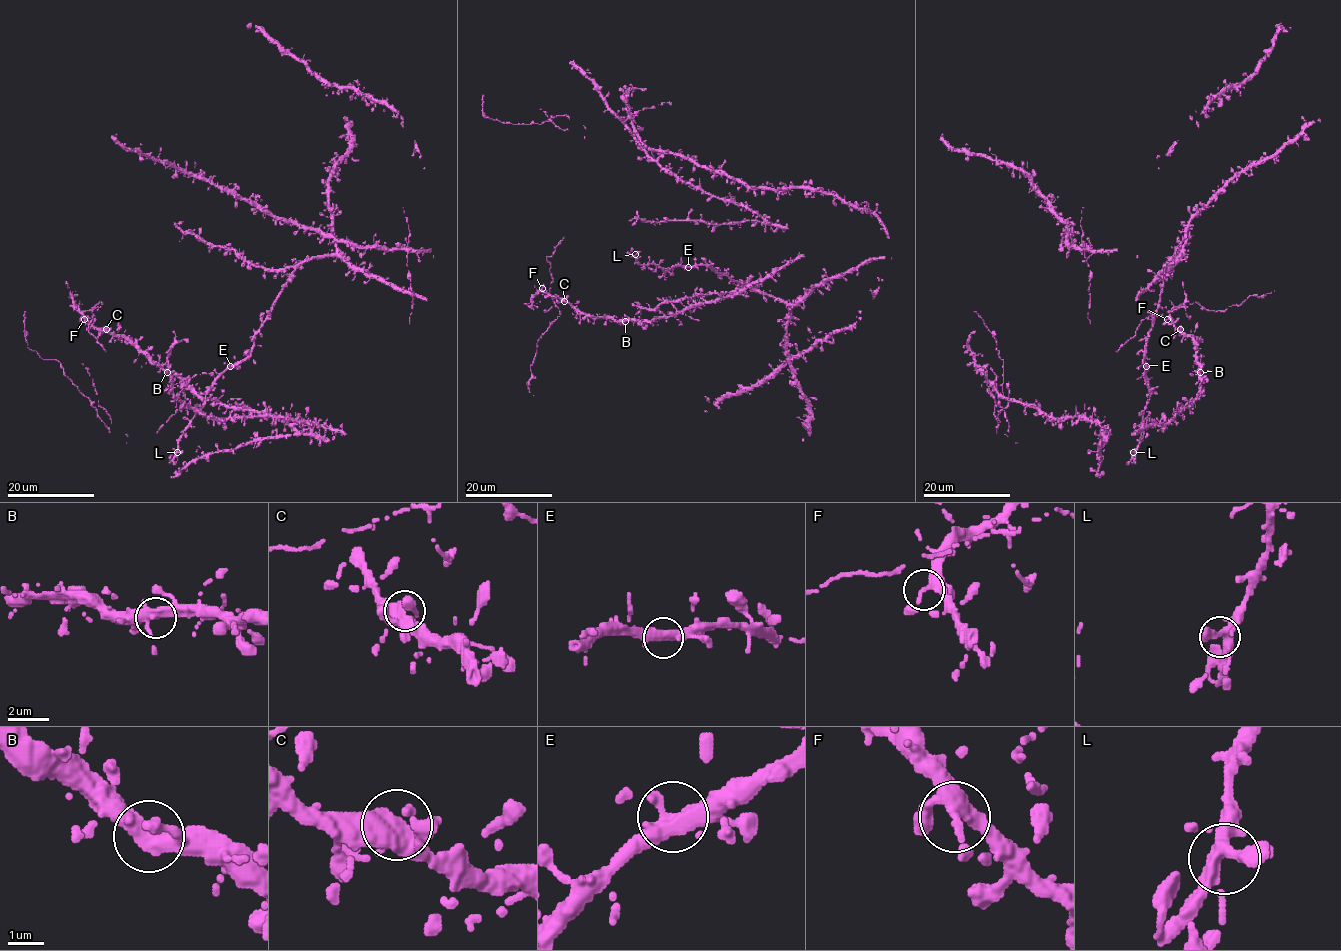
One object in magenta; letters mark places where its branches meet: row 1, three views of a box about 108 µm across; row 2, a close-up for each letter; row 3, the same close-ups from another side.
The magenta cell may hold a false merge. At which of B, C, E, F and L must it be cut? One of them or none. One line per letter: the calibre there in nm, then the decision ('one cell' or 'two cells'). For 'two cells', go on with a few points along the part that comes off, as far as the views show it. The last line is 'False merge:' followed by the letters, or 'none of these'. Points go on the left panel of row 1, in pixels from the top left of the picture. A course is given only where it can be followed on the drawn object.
B: calibre 380 nm; one cell
C: calibre 400 nm; one cell
E: calibre 380 nm; one cell
F: calibre 240 nm; one cell
L: calibre 320 nm; one cell
False merge: none of these

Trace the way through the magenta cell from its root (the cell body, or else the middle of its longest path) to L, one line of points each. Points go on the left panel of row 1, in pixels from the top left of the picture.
L: (231, 368), (218, 377), (205, 395), (202, 408), (178, 442), (177, 452)

